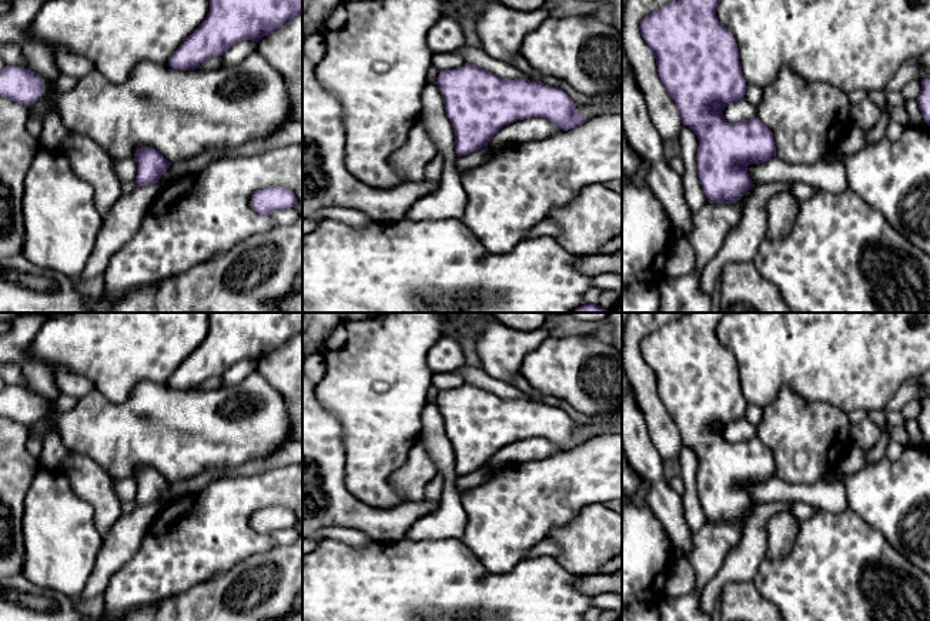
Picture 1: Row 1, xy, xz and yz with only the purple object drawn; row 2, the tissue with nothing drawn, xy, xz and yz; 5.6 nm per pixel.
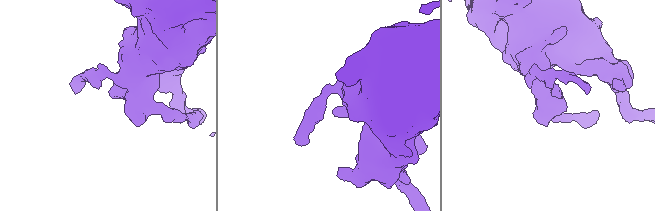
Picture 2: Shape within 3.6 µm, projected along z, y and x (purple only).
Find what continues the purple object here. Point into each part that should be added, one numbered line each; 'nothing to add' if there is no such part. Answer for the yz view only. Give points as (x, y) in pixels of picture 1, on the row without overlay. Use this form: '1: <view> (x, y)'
nothing to add

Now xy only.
nothing to add

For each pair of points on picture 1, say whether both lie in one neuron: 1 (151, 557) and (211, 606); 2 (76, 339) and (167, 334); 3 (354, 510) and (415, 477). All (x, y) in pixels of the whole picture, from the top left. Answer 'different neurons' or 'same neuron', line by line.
1: different neurons
2: same neuron
3: different neurons

